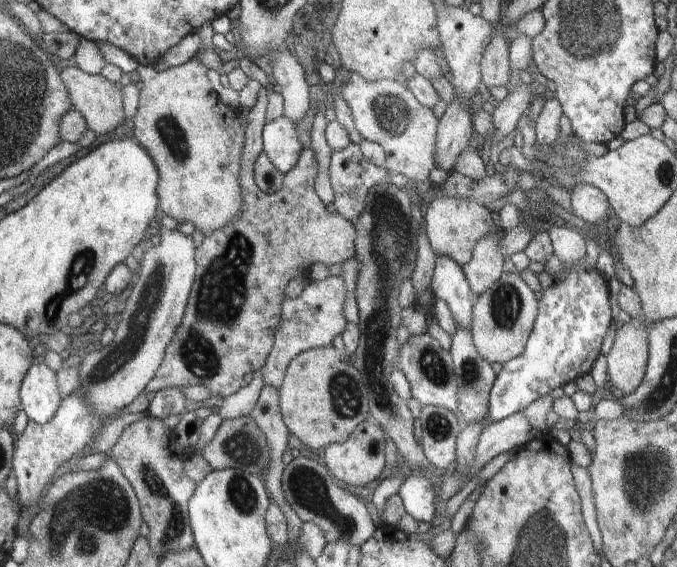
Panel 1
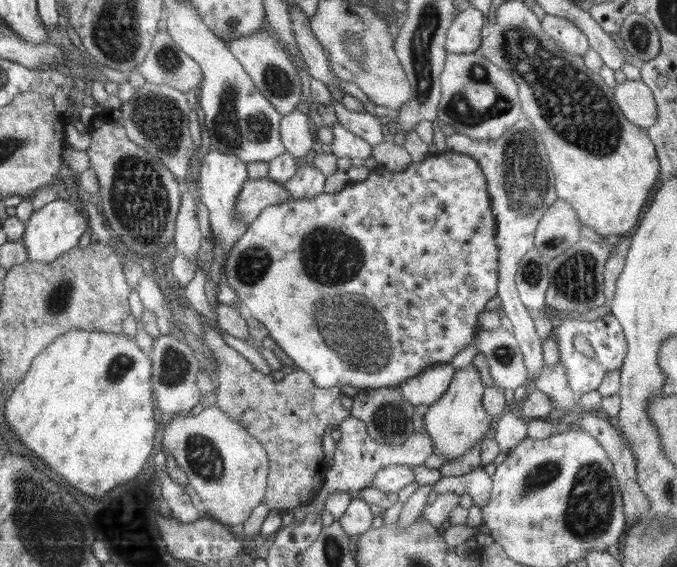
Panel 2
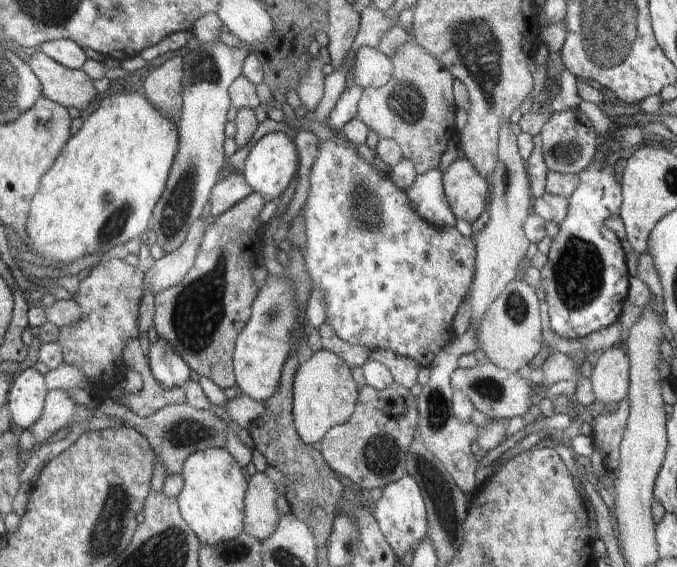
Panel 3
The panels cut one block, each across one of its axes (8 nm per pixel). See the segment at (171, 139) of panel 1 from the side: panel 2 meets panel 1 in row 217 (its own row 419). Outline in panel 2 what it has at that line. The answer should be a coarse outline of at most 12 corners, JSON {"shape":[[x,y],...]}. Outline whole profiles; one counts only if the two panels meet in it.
{"shape":[[213,401],[161,427],[208,517],[265,499],[264,446]]}

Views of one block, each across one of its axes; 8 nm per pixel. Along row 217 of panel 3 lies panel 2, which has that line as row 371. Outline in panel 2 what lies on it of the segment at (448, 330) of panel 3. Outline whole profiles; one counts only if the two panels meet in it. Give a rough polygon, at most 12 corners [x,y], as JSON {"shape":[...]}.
{"shape":[[446,149],[267,206],[228,252],[320,388],[452,362],[497,294]]}

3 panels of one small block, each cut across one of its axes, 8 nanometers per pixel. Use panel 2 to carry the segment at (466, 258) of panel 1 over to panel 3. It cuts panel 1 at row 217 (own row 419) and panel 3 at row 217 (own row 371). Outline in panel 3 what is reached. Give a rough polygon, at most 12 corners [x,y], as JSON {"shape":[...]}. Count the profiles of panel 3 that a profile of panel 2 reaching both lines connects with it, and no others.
{"shape":[[468,159],[443,173],[458,220],[474,224],[487,210],[490,183]]}

